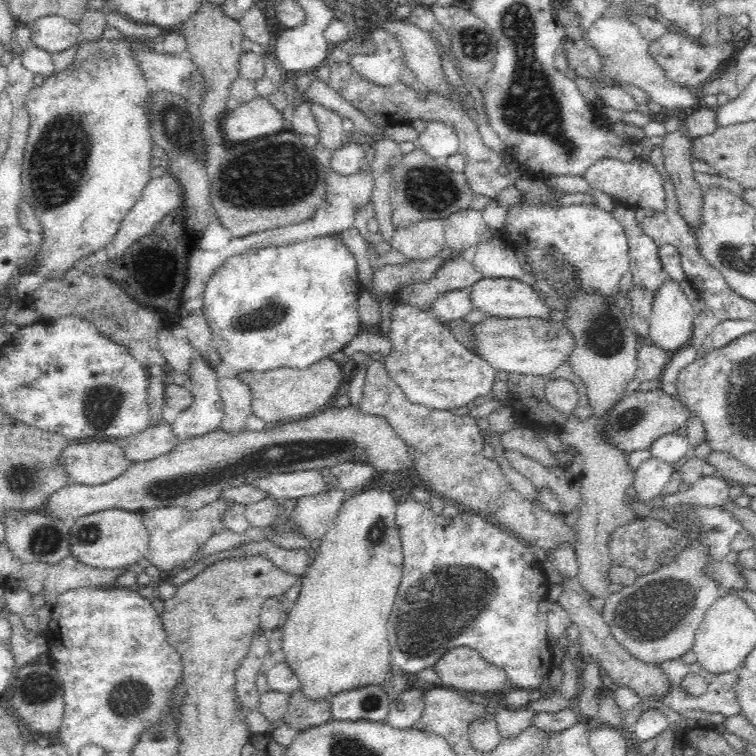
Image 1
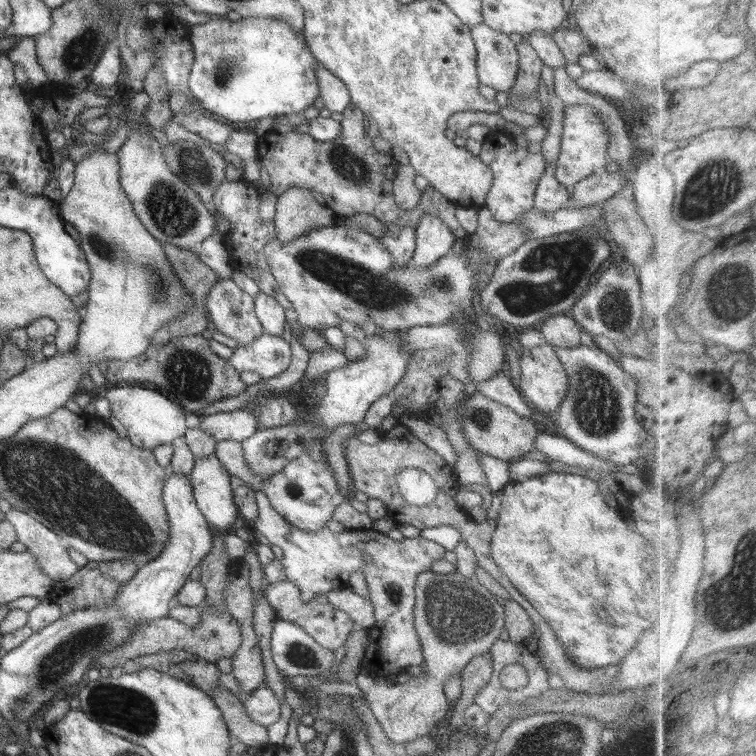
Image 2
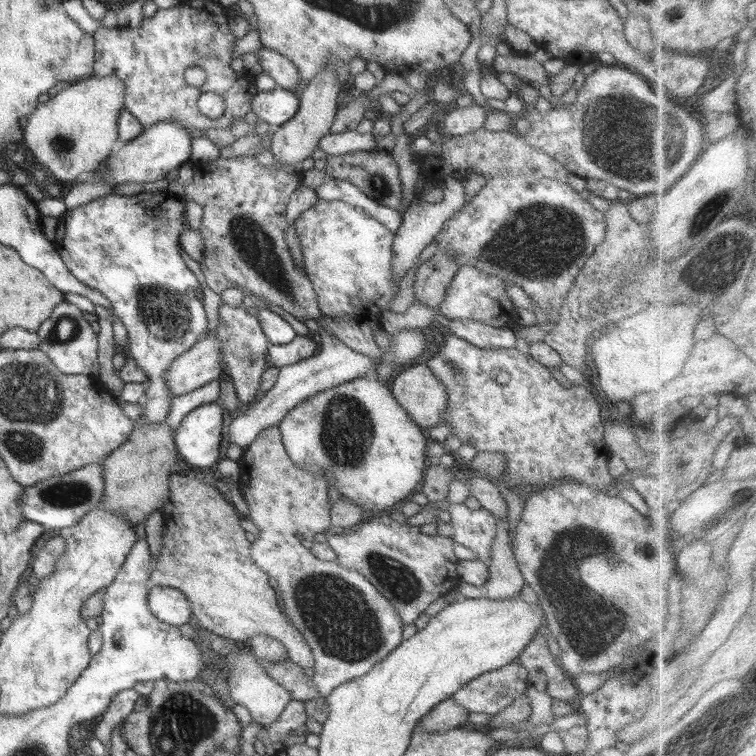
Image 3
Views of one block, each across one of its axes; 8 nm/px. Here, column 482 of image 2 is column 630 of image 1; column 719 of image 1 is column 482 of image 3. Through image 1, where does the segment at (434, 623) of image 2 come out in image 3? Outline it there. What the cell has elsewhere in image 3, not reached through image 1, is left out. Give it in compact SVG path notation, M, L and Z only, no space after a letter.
M508 515L496 518L495 522L495 538L490 547L492 556L486 560L490 576L480 589L483 598L488 600L508 600L519 596L526 581L511 547Z

